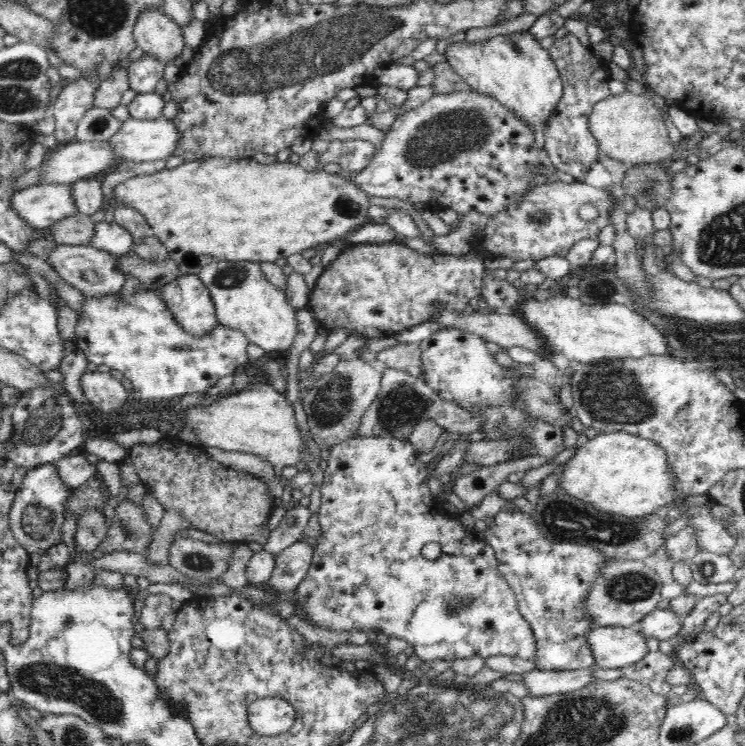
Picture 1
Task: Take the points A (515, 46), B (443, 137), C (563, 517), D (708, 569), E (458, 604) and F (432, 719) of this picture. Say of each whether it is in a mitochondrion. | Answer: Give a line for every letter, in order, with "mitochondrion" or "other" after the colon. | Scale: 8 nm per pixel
A: other
B: mitochondrion
C: mitochondrion
D: mitochondrion
E: mitochondrion
F: mitochondrion

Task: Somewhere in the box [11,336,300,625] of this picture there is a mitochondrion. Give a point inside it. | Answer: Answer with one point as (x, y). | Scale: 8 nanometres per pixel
(47, 421)

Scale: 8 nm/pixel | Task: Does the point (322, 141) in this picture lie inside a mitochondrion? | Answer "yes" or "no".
no

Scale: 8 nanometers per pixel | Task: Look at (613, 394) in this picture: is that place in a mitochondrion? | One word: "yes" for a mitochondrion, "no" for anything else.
yes

